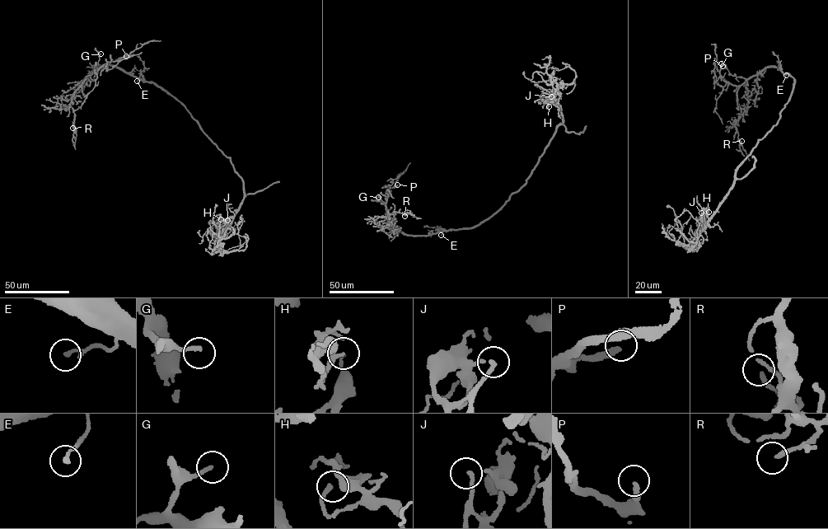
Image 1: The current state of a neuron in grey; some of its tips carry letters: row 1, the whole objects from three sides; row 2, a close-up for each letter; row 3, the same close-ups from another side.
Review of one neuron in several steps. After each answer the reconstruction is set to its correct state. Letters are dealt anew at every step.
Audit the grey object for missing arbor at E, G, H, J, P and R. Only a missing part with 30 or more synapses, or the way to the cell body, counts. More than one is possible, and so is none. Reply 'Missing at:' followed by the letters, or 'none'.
Missing at: P

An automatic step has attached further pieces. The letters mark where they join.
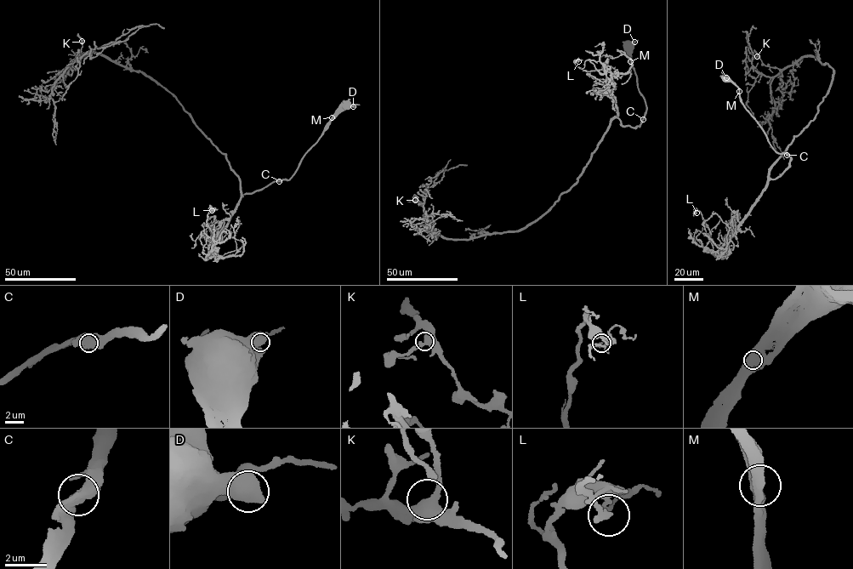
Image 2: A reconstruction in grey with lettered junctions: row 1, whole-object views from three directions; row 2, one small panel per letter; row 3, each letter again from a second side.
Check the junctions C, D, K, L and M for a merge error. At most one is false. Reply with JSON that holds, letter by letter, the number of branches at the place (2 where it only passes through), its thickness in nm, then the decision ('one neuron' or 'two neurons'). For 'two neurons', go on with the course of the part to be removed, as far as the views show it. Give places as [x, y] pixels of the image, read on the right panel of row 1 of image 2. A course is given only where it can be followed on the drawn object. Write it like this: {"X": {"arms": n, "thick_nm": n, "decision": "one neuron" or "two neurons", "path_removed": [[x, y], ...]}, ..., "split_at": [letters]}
{"C": {"arms": 2, "thick_nm": 600, "decision": "one neuron"}, "D": {"arms": 2, "thick_nm": 550, "decision": "one neuron"}, "K": {"arms": 2, "thick_nm": 550, "decision": "one neuron"}, "L": {"arms": 2, "thick_nm": 220, "decision": "one neuron"}, "M": {"arms": 2, "thick_nm": 600, "decision": "one neuron"}, "split_at": []}

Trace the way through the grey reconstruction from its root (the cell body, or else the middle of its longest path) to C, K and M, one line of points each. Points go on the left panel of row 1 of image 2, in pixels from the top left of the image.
C: (347, 105), (329, 122), (292, 177), (279, 180)
K: (347, 105), (290, 179), (242, 196), (225, 154), (176, 97), (99, 53), (76, 58), (82, 41)
M: (347, 105), (332, 117)

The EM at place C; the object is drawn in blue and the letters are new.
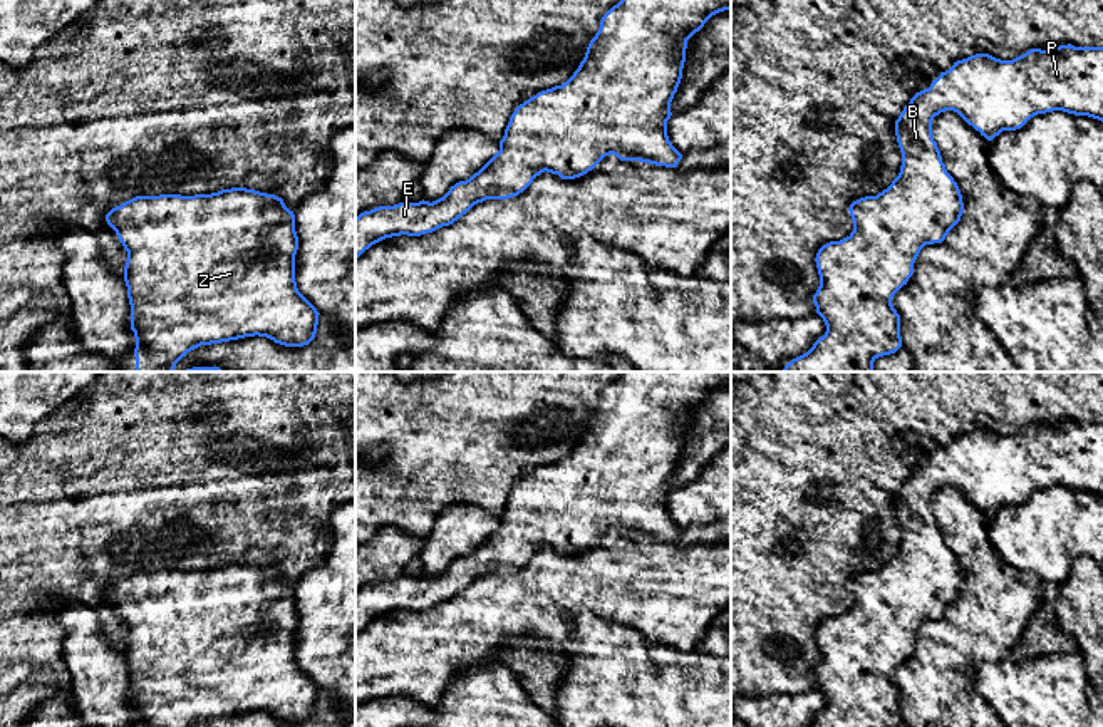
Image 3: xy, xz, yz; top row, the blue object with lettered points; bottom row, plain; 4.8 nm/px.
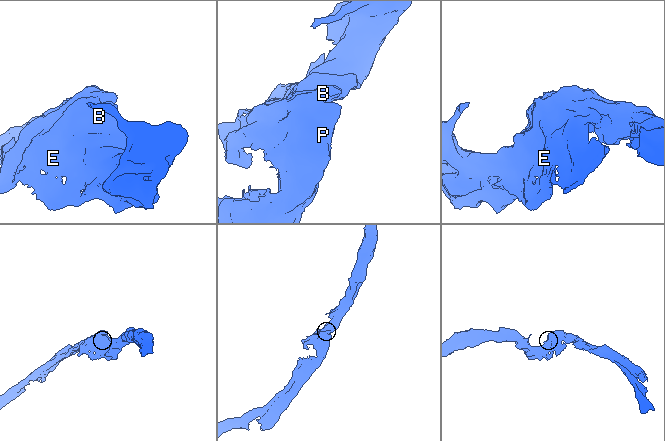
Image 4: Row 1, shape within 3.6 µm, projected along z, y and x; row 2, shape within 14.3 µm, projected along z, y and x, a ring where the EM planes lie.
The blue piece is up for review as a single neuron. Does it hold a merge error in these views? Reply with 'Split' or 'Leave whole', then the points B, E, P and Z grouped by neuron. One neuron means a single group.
Leave whole. Groups: B E P Z

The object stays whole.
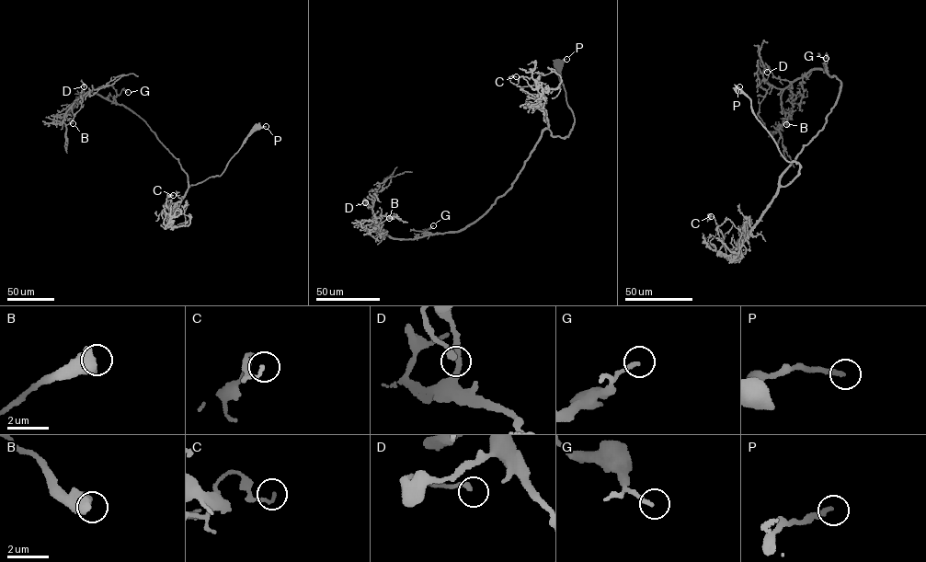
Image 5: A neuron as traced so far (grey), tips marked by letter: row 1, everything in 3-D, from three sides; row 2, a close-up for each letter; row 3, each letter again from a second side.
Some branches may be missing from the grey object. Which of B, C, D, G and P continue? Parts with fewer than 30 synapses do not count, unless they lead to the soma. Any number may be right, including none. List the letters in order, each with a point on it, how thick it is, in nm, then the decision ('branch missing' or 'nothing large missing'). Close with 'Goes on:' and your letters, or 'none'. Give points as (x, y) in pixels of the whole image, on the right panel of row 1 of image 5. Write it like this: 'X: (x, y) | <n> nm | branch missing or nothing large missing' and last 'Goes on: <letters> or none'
B: (786, 124) | 800 nm | nothing large missing
C: (711, 216) | 130 nm | nothing large missing
D: (767, 72) | 240 nm | nothing large missing
G: (826, 58) | 160 nm | nothing large missing
P: (739, 86) | 240 nm | nothing large missing
Goes on: none

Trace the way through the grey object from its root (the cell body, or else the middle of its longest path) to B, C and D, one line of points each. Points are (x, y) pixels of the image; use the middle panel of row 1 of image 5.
B: (559, 63), (573, 128), (563, 138), (542, 131), (490, 208), (460, 230), (414, 238), (372, 221), (389, 218)
C: (559, 63), (574, 120), (563, 138), (552, 135), (537, 86), (518, 86), (509, 80), (516, 76)
D: (559, 63), (573, 128), (563, 138), (542, 131), (512, 186), (467, 226), (390, 237), (365, 202)

